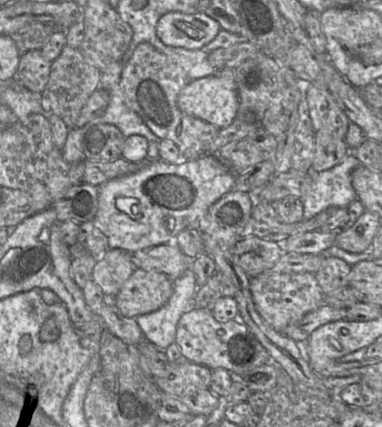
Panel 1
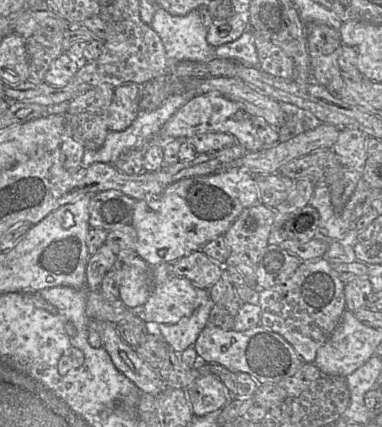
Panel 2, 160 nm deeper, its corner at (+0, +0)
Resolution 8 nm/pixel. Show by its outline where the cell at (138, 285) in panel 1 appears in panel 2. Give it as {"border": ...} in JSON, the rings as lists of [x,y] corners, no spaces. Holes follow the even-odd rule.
{"border":[[[175,276],[161,283],[154,283],[142,307],[131,308],[146,322],[175,324],[190,316],[207,299],[207,289],[197,287],[186,278]]]}

